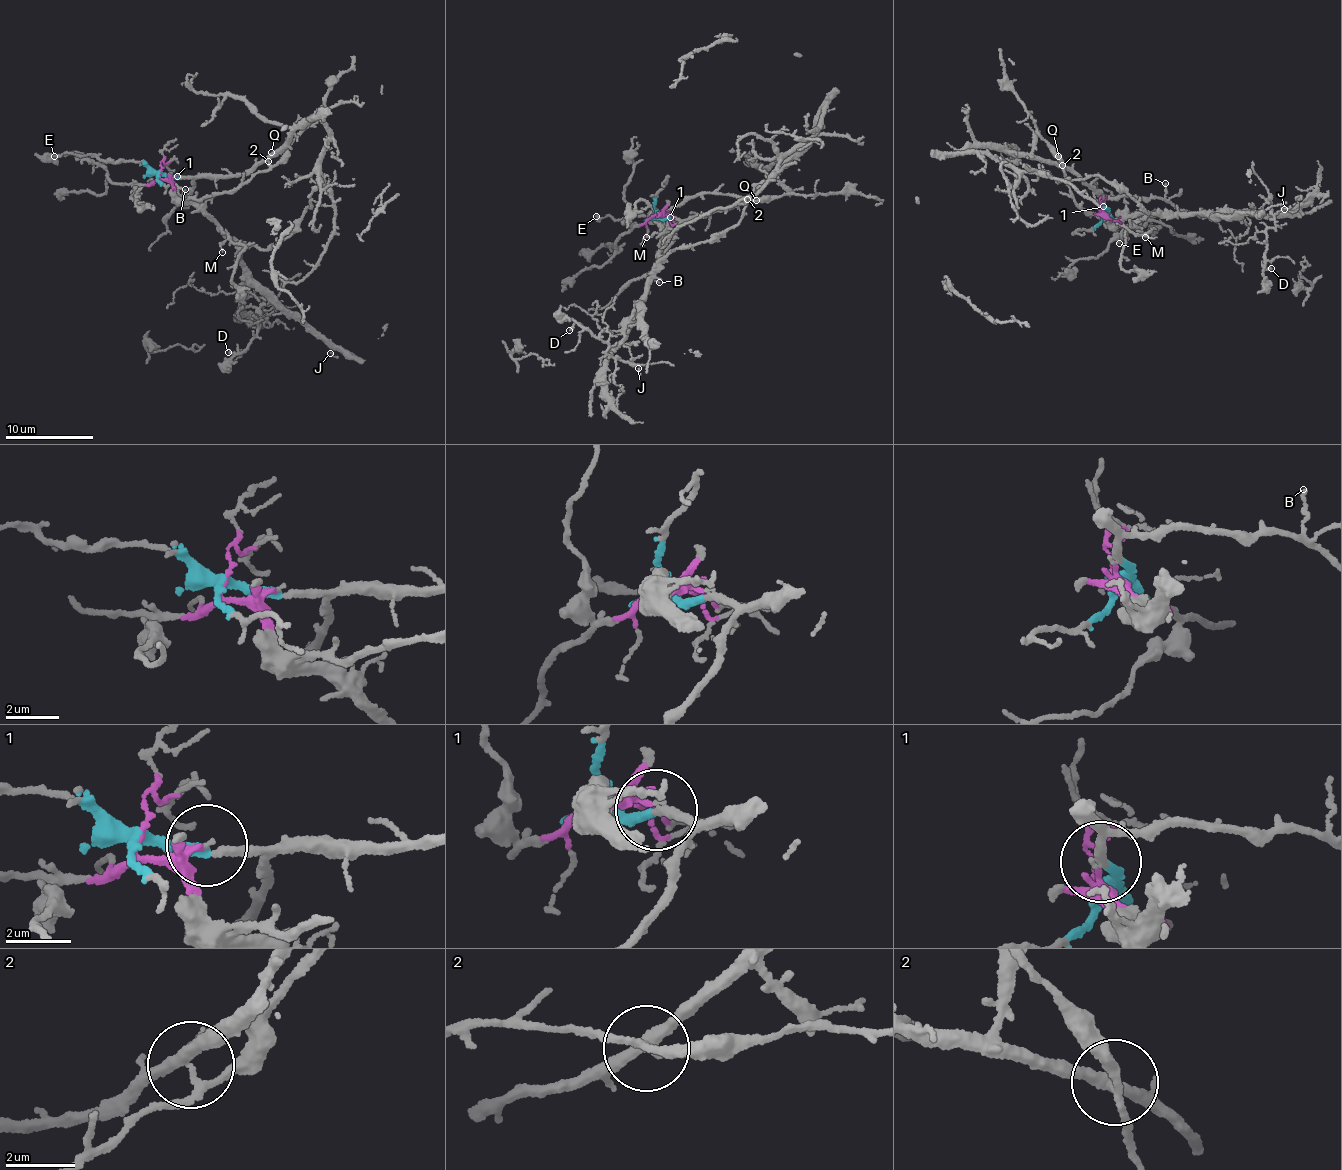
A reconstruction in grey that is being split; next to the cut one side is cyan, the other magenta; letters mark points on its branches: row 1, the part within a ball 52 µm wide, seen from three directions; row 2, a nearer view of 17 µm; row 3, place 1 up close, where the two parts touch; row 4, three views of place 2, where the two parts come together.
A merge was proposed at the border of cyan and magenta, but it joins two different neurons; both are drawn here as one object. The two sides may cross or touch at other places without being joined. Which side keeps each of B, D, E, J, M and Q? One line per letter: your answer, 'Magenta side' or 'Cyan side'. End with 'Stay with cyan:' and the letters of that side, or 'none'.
B: Cyan side
D: Magenta side
E: Cyan side
J: Magenta side
M: Magenta side
Q: Magenta side
Stay with cyan: B, E

